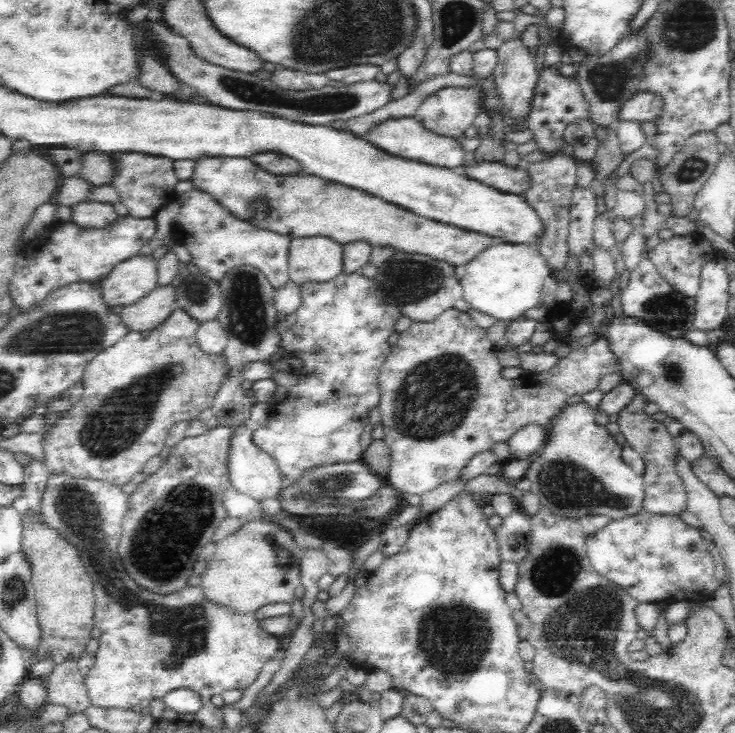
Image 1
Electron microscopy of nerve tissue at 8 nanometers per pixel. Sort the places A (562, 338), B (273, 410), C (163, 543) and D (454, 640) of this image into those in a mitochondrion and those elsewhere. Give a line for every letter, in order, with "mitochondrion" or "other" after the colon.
A: other
B: other
C: mitochondrion
D: mitochondrion

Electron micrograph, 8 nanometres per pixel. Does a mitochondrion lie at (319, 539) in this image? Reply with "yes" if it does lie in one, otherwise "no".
no

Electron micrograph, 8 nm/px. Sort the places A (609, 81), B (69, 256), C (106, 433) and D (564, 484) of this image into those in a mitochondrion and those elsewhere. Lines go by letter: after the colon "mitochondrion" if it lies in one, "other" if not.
A: mitochondrion
B: other
C: mitochondrion
D: mitochondrion

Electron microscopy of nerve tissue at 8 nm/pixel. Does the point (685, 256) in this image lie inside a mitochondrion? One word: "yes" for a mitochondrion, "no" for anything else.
no

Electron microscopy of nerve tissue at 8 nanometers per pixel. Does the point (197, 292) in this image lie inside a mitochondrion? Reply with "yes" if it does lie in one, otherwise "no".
yes

